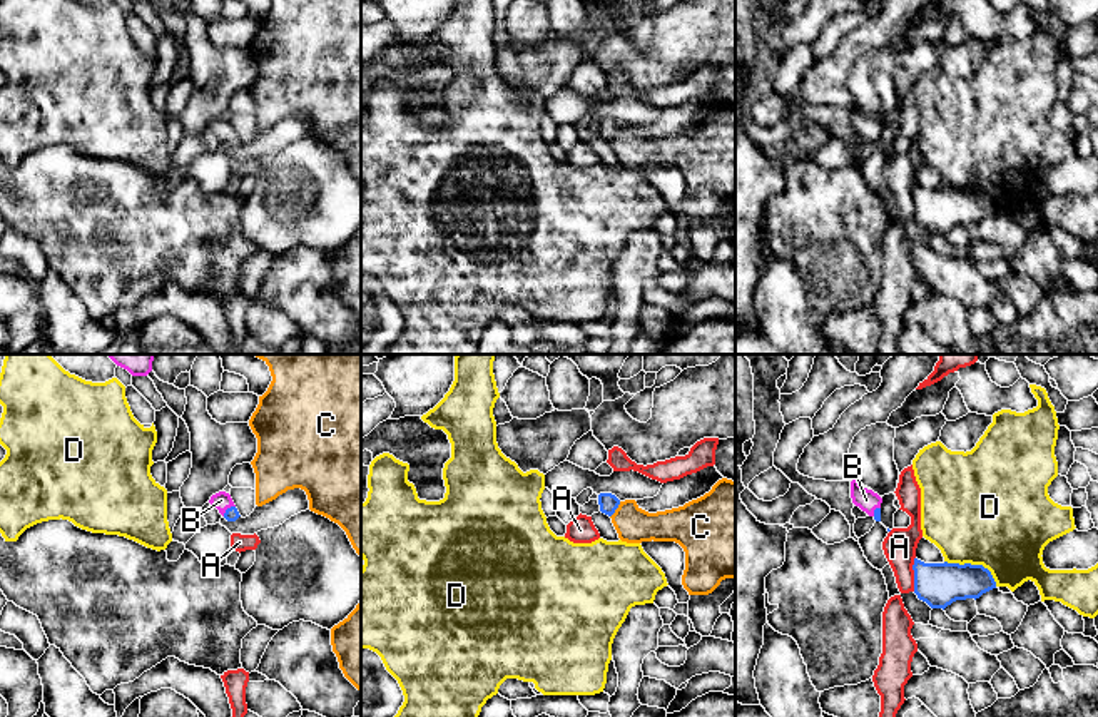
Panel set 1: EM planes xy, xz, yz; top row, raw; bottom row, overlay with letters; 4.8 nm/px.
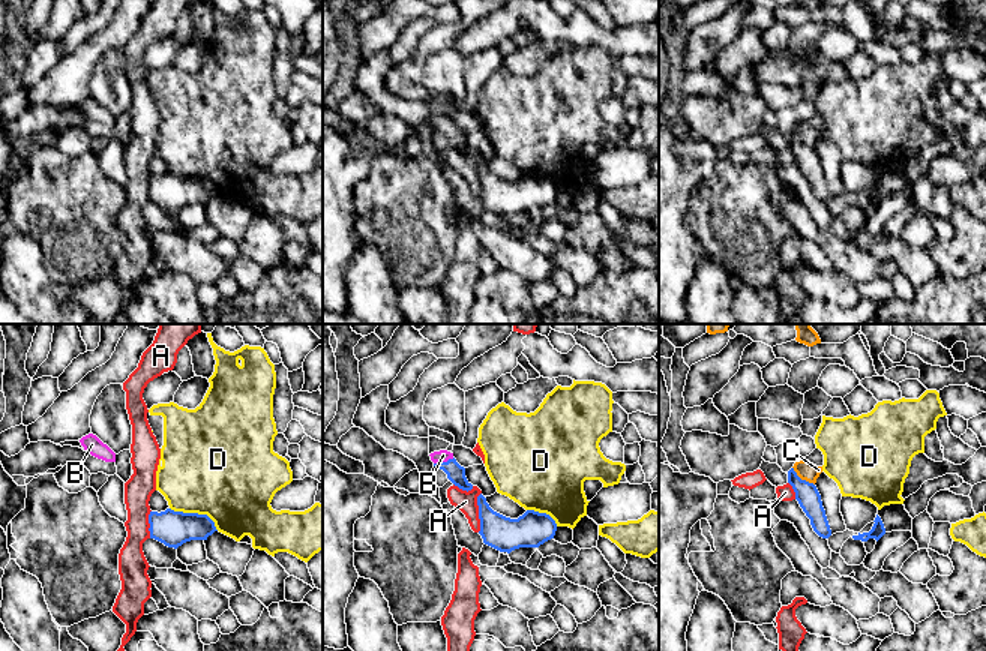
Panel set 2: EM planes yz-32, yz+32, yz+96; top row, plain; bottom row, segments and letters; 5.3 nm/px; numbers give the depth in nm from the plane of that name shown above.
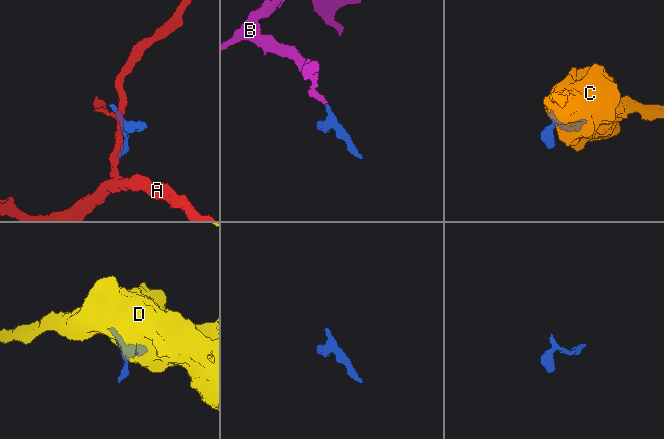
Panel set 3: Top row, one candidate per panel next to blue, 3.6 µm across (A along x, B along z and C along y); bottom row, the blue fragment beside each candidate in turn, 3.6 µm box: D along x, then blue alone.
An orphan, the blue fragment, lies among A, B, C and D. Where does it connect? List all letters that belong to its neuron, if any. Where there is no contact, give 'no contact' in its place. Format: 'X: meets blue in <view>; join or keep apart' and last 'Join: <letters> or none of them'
A: meets blue in yz; keep apart
B: meets blue in xy; join
C: meets blue in xz; keep apart
D: meets blue in yz; keep apart
Join: B

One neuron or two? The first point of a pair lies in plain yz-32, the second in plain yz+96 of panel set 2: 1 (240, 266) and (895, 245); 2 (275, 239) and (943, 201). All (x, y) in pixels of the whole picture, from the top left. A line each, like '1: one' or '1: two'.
1: one
2: two

